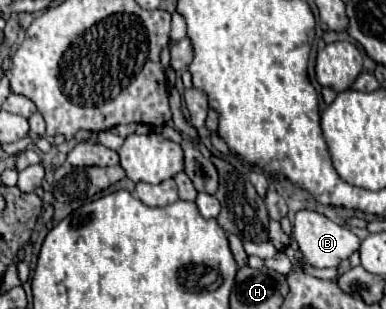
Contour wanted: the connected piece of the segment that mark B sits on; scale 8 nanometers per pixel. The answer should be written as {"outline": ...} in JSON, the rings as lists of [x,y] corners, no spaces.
{"outline":[[[300,209],[296,213],[296,217],[294,217],[294,239],[300,247],[300,251],[304,253],[306,261],[312,267],[338,267],[340,261],[348,259],[360,247],[360,239],[350,229],[346,229],[344,225],[334,223],[326,215],[320,215],[320,213],[310,211],[310,209]]]}

